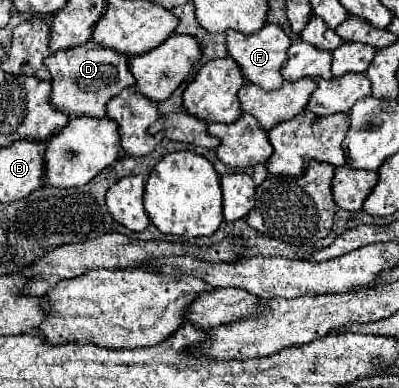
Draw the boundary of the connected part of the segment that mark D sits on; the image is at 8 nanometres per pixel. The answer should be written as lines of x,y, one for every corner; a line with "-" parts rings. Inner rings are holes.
87,41
75,49
65,49
51,53
45,59
45,67
51,73
51,95
49,103
55,111
65,113
67,117
105,117
105,105
115,95
119,95
125,87
131,87
135,79
129,71
129,57
95,45
95,41

